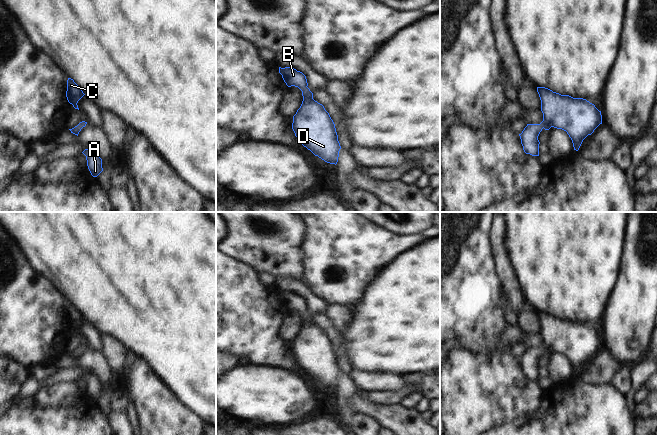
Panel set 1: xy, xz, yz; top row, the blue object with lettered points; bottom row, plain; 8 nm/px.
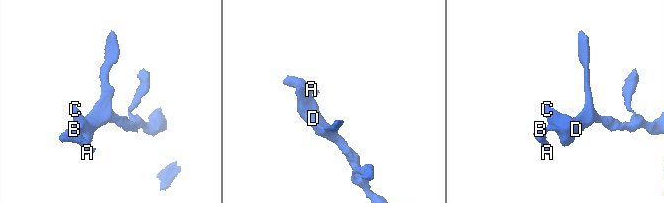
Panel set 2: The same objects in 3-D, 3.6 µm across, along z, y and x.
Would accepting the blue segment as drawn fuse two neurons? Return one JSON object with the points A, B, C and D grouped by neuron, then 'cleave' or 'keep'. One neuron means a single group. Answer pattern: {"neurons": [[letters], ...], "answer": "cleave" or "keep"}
{"neurons": [["A", "B", "C", "D"]], "answer": "keep"}

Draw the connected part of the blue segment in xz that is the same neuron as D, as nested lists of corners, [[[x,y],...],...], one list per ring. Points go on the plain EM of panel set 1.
[[[279,291],[279,297],[288,311],[295,310],[302,315],[303,325],[293,340],[292,353],[299,366],[315,380],[330,388],[337,388],[341,373],[335,348],[324,330],[313,323],[313,317],[307,311],[306,300],[292,291]]]

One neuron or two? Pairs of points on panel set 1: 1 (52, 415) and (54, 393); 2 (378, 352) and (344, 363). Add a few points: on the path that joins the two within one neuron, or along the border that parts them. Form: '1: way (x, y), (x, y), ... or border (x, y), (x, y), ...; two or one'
1: border (33, 397), (36, 406), (77, 406); two
2: border (341, 339), (346, 357), (353, 368); two

